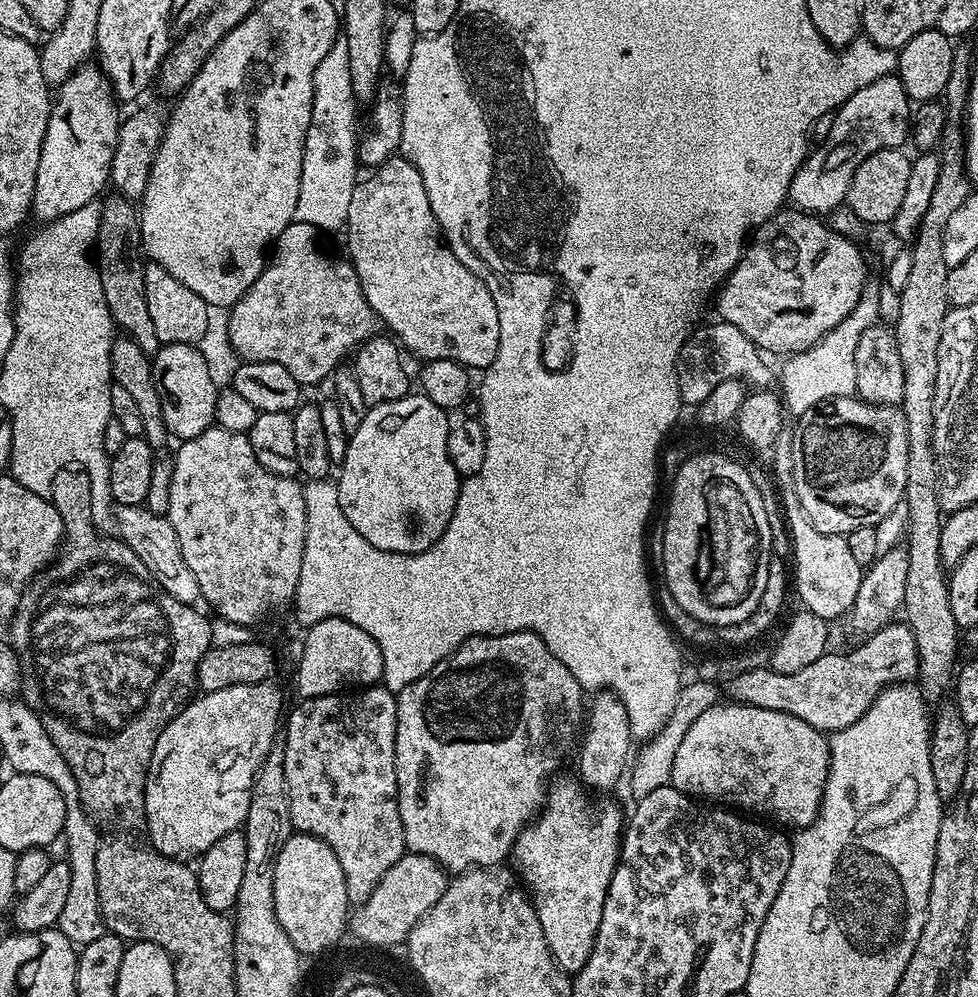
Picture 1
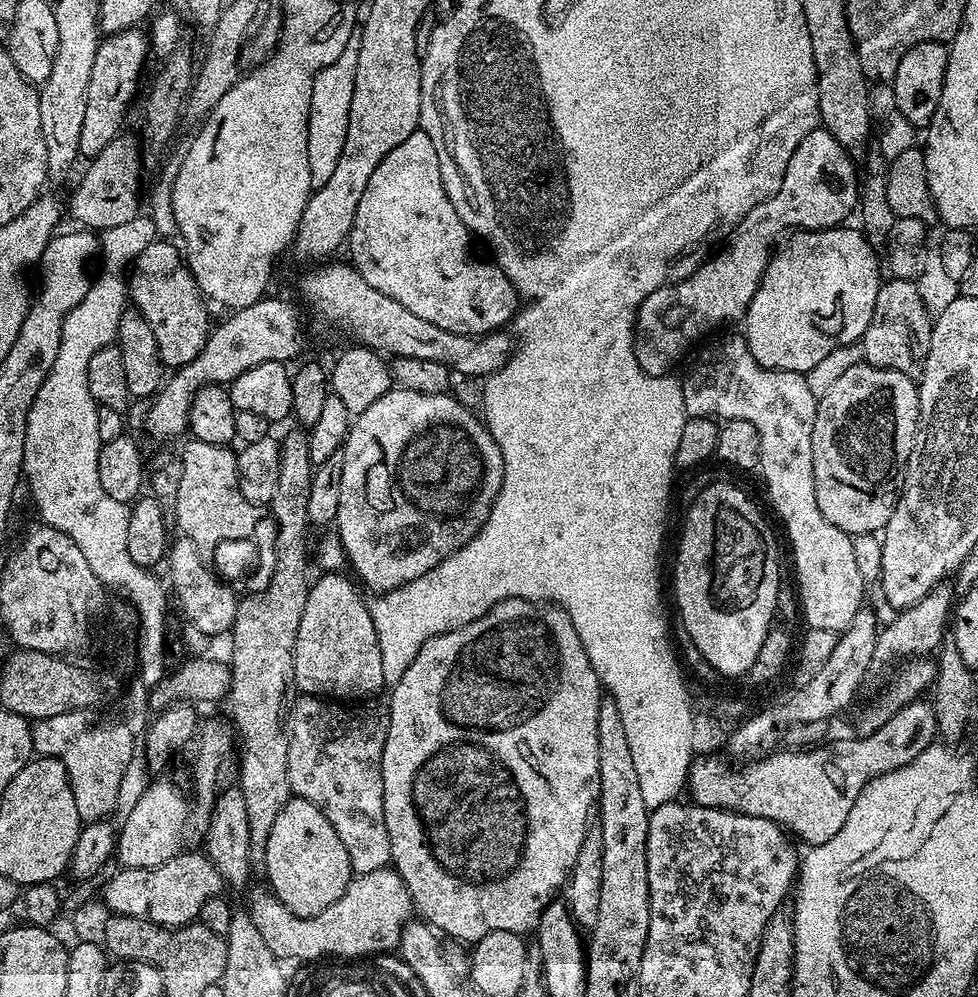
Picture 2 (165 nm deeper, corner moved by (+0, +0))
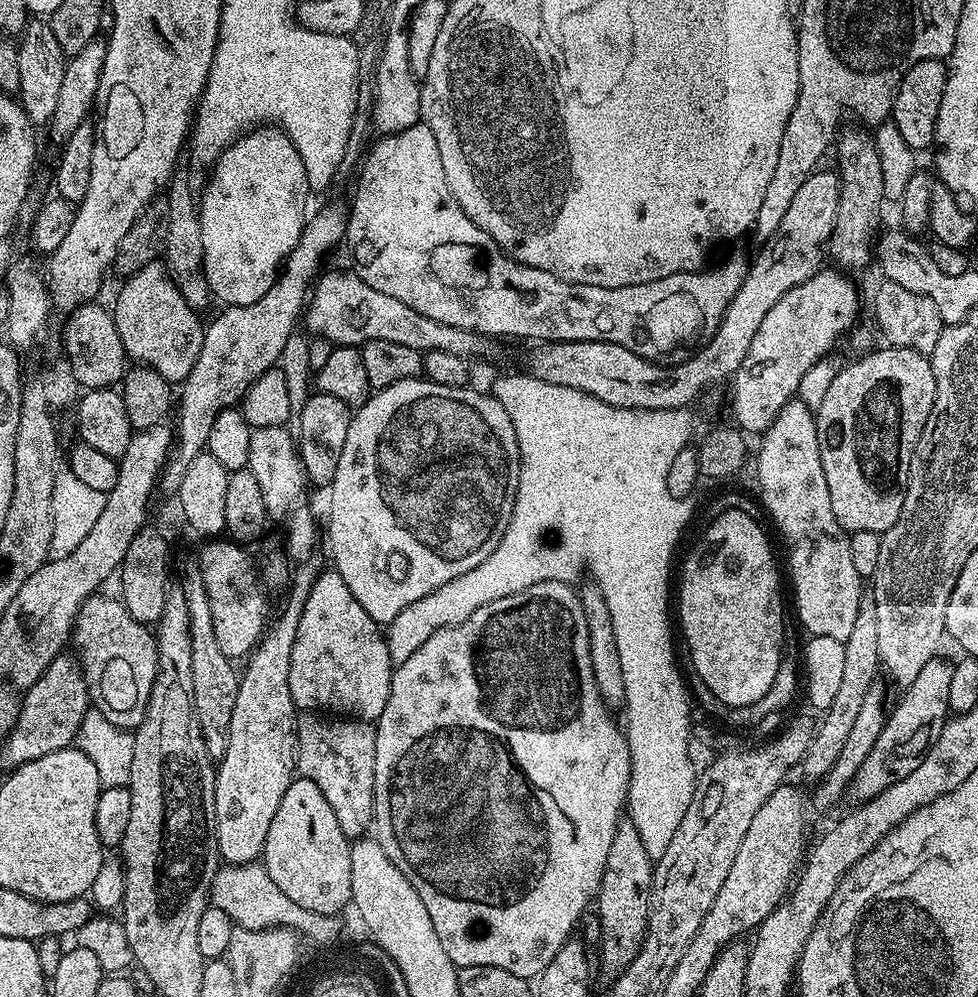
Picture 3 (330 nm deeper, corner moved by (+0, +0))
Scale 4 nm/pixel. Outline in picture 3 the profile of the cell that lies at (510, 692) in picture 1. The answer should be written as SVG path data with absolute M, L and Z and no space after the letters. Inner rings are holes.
M547 580L538 582L534 586L524 588L518 594L506 594L506 598L498 598L470 614L470 618L460 621L454 626L446 626L418 650L406 658L406 662L395 665L392 669L392 681L390 682L390 698L386 698L386 710L382 710L380 719L375 721L376 726L376 749L374 750L374 798L376 799L376 815L374 817L374 839L386 850L386 858L406 874L410 886L418 890L418 898L422 898L426 910L430 913L430 922L434 922L434 931L442 942L442 950L450 954L453 964L457 968L466 966L498 966L502 970L510 970L510 974L518 974L518 978L531 981L539 978L542 970L550 966L550 961L554 959L554 954L562 950L562 946L573 935L576 923L580 920L580 915L584 911L589 911L590 905L596 899L596 893L600 890L602 874L606 870L606 858L610 855L610 842L614 842L616 828L622 819L628 802L628 787L630 786L630 774L632 773L632 763L630 762L630 750L628 749L627 735L618 725L612 721L613 713L604 704L604 699L598 694L598 686L594 682L594 670L590 667L590 634L586 630L586 614L580 605L580 598L577 589L572 584L563 584L560 580Z

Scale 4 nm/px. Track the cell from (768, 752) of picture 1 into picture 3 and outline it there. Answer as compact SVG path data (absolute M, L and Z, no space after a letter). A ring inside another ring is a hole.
M937 654L922 666L918 678L910 682L908 688L899 693L900 701L888 714L882 734L878 734L878 742L874 742L874 750L866 754L866 760L854 774L850 792L857 796L857 801L863 802L882 794L894 782L902 782L906 774L914 774L918 766L922 766L922 758L938 742L938 734L942 734L944 723L950 719L948 699L950 698L950 681L954 679L953 661L943 660L943 655Z

